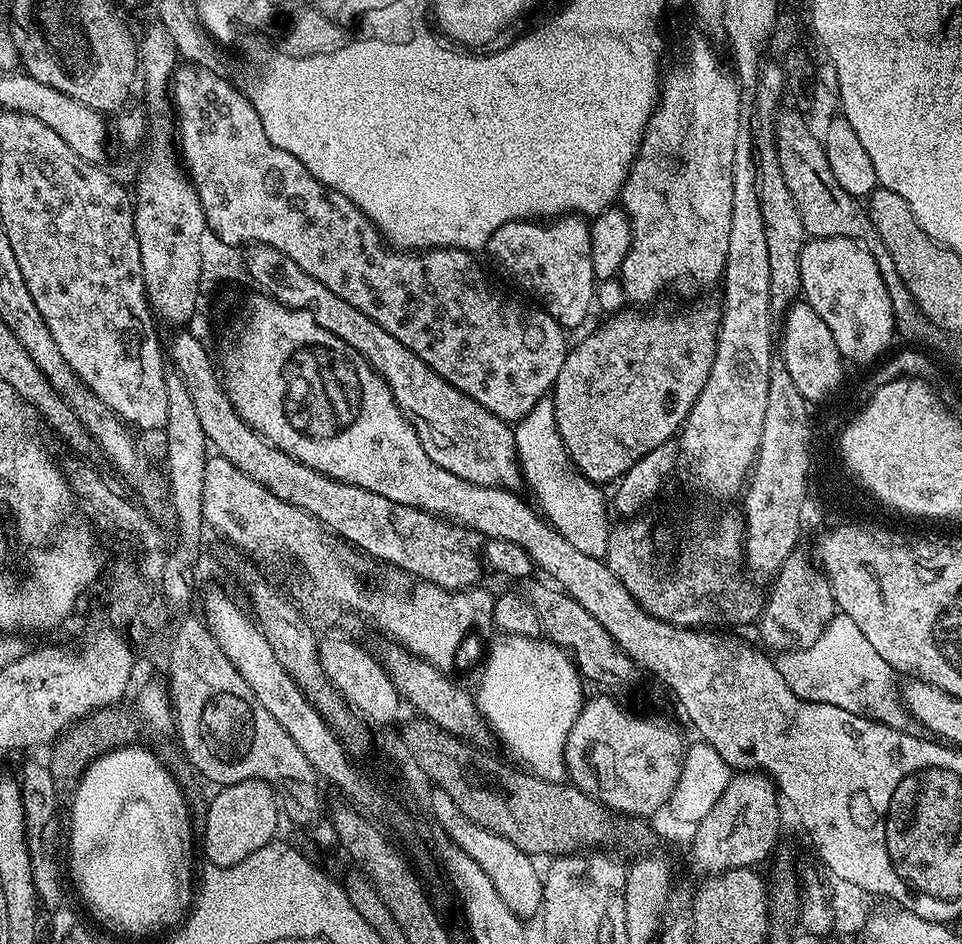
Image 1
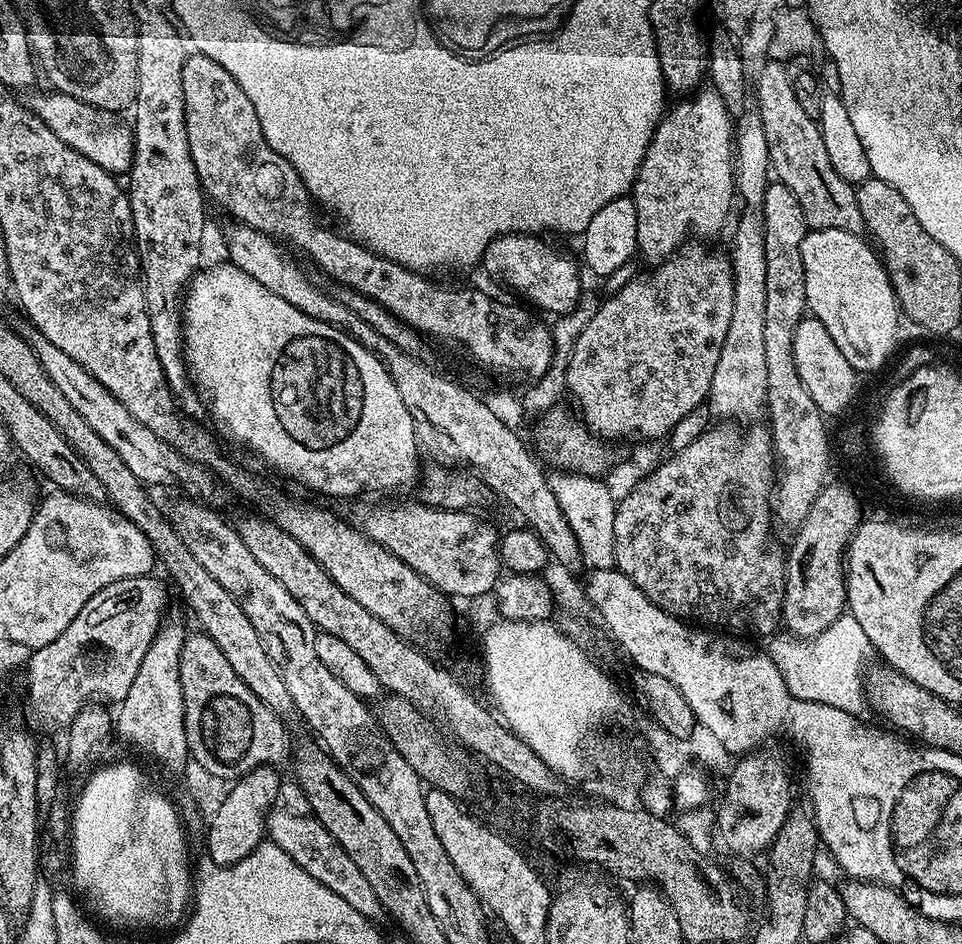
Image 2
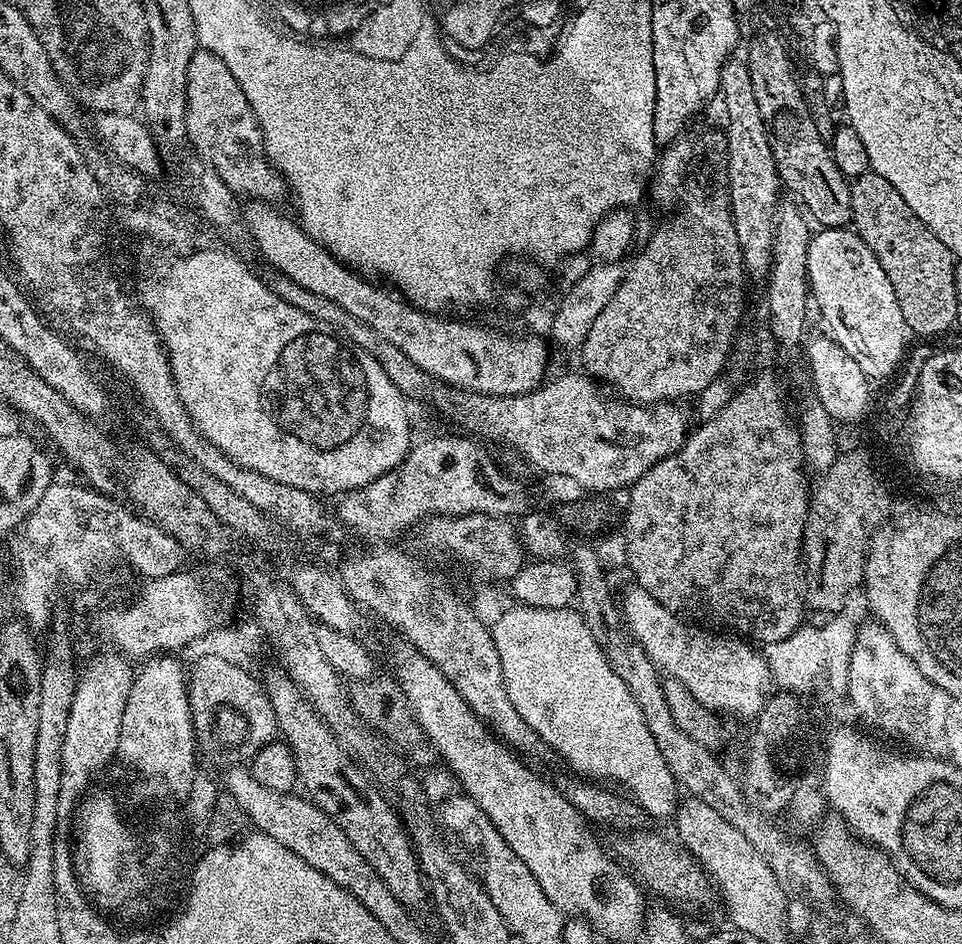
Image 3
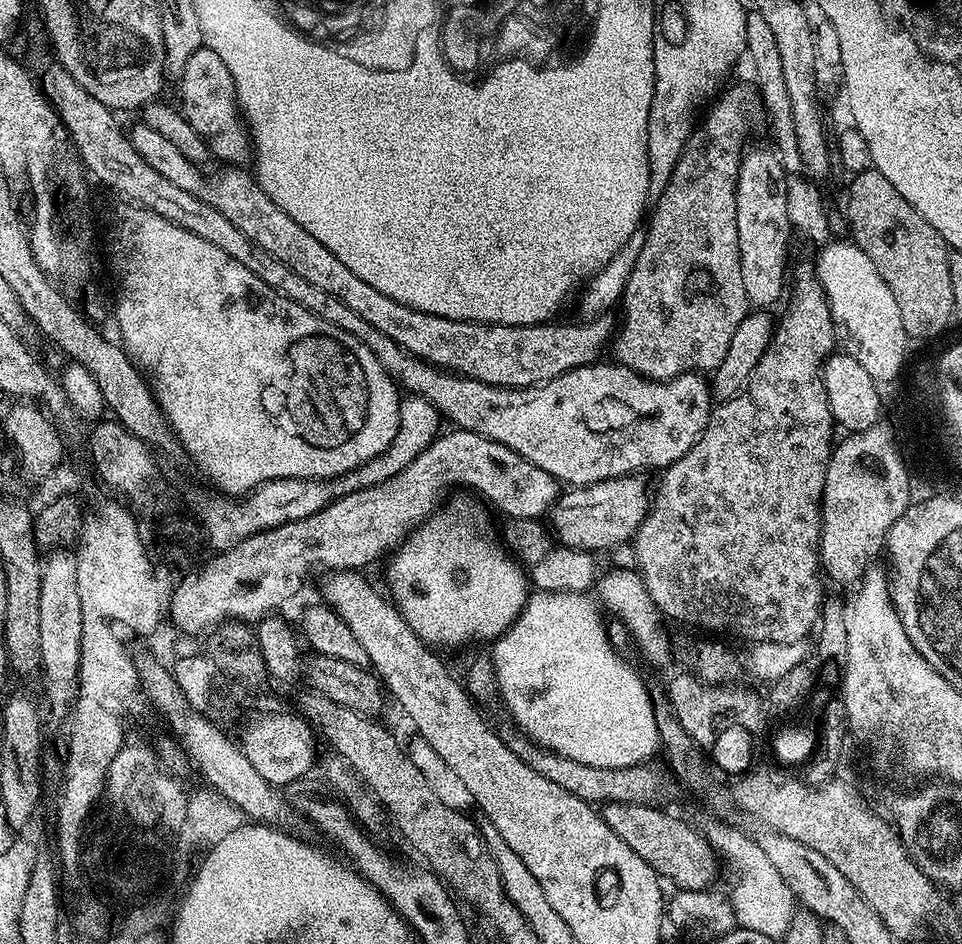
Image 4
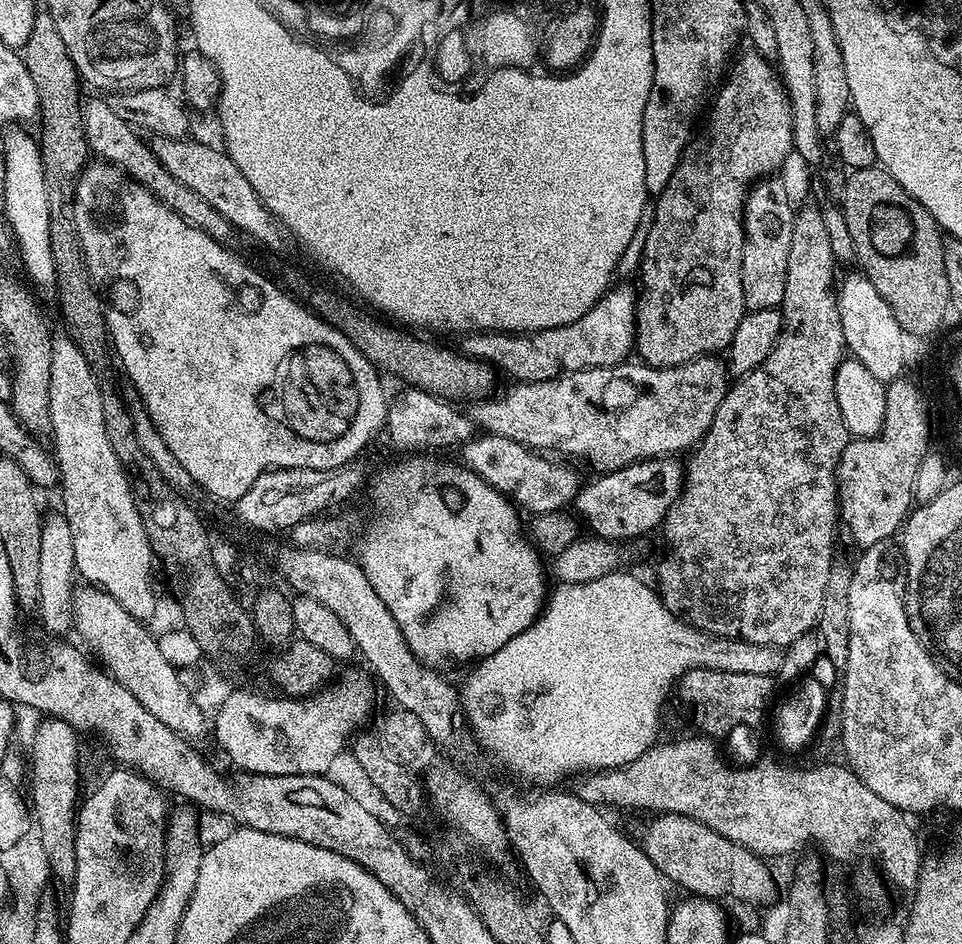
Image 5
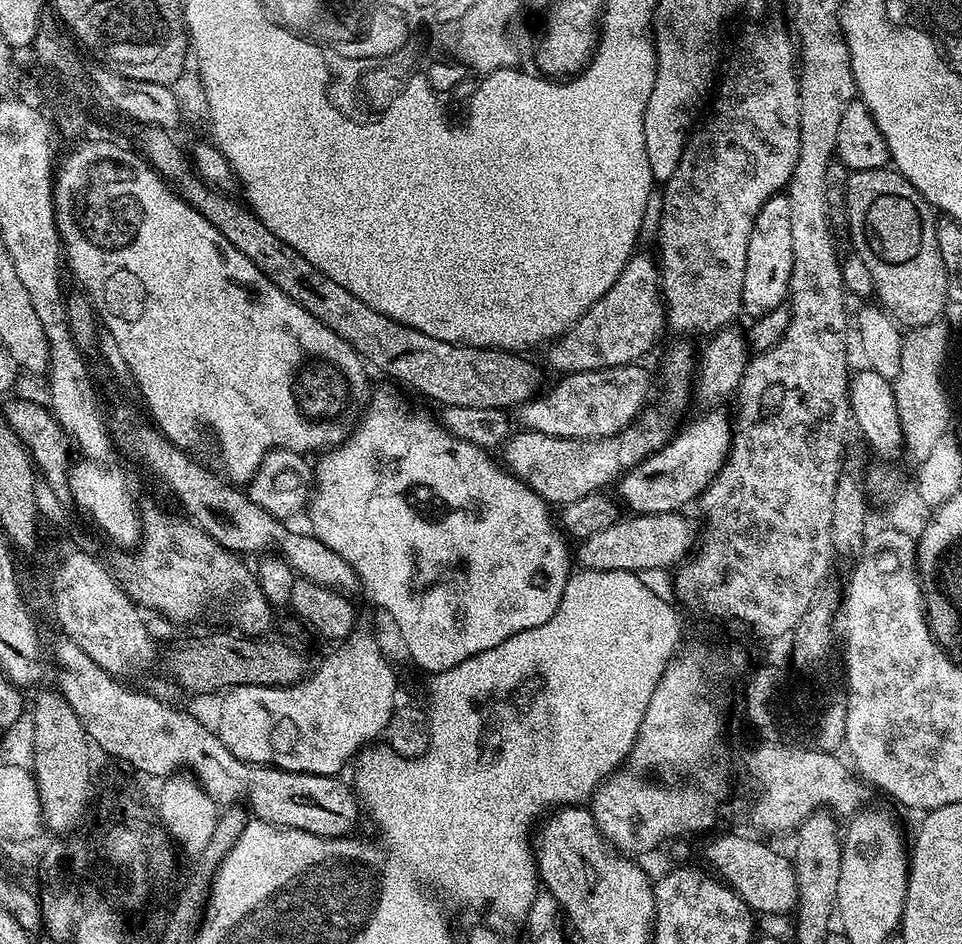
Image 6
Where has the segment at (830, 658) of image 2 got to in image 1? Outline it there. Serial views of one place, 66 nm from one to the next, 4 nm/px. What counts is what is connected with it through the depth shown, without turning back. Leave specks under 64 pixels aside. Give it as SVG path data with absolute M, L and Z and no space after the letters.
M836 614L812 646L785 651L776 660L776 669L782 678L786 678L786 686L790 686L798 698L842 706L842 710L850 710L850 714L864 716L867 720L879 720L891 728L909 727L910 717L898 691L897 677L849 616Z

